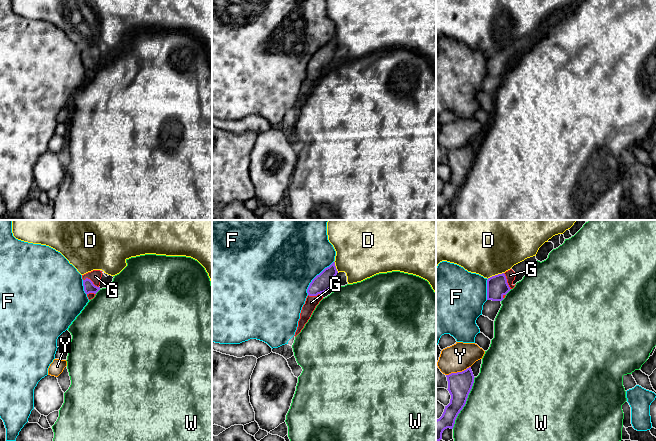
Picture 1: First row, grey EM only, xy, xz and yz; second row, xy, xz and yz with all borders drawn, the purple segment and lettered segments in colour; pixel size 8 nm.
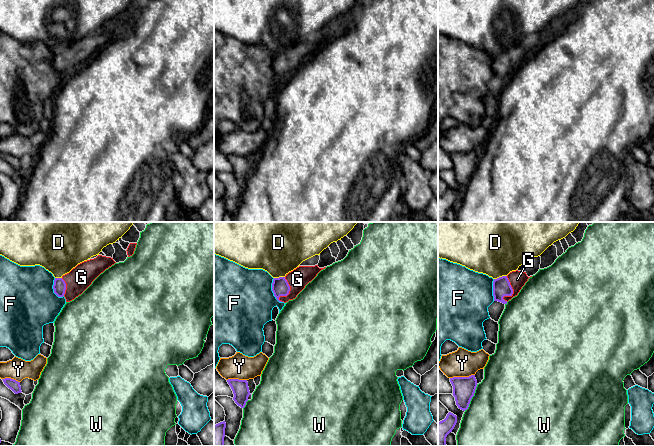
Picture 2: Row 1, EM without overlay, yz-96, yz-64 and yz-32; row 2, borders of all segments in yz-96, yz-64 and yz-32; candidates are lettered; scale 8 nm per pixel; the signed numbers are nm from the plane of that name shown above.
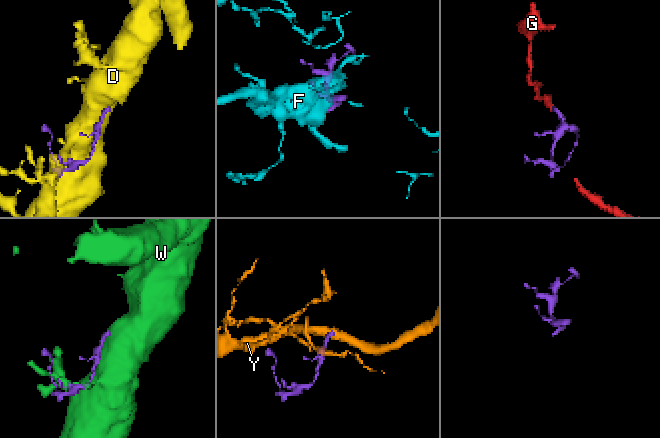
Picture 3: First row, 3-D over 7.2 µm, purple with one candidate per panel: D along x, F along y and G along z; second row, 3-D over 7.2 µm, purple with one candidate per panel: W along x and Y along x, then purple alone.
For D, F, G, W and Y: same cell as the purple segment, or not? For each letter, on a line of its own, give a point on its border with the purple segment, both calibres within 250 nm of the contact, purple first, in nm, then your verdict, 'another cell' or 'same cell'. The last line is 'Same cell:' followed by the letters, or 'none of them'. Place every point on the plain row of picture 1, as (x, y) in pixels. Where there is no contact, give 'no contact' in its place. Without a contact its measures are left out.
D: yz (495, 51) | 170/420 nm | another cell
F: xz (315, 53) | 150/500 nm | another cell
G: xy (91, 57) | 90/100 nm | same cell
W: yz (465, 179) | 190/500 nm | another cell
Y: yz (458, 148) | 190/220 nm | another cell
Same cell: G

